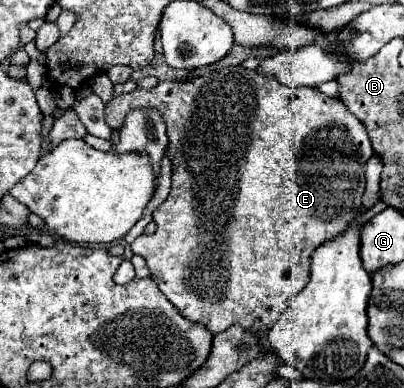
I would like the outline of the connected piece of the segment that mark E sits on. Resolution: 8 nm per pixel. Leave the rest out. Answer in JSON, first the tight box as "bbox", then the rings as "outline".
{"bbox":[105,65,373,333],"outline":[[[241,65],[211,71],[209,75],[201,75],[184,83],[159,82],[153,91],[139,89],[139,91],[119,95],[105,107],[107,125],[117,131],[121,127],[123,117],[135,107],[155,107],[159,109],[159,113],[167,123],[167,137],[169,137],[167,149],[173,163],[173,187],[169,197],[153,211],[153,221],[157,223],[157,231],[153,235],[141,235],[139,239],[135,239],[129,245],[131,251],[135,255],[141,255],[147,261],[151,277],[155,279],[159,289],[183,313],[183,317],[189,317],[189,321],[207,325],[211,333],[221,333],[233,323],[239,323],[251,331],[267,333],[267,329],[273,327],[277,317],[289,307],[293,297],[297,297],[301,289],[307,285],[313,251],[323,243],[329,243],[335,237],[343,235],[361,209],[361,197],[365,189],[365,167],[367,167],[367,159],[373,155],[365,125],[355,115],[351,115],[341,101],[333,97],[313,91],[311,87],[295,89],[295,87],[281,85],[277,79],[263,77],[257,71],[245,71],[245,67]]]}

